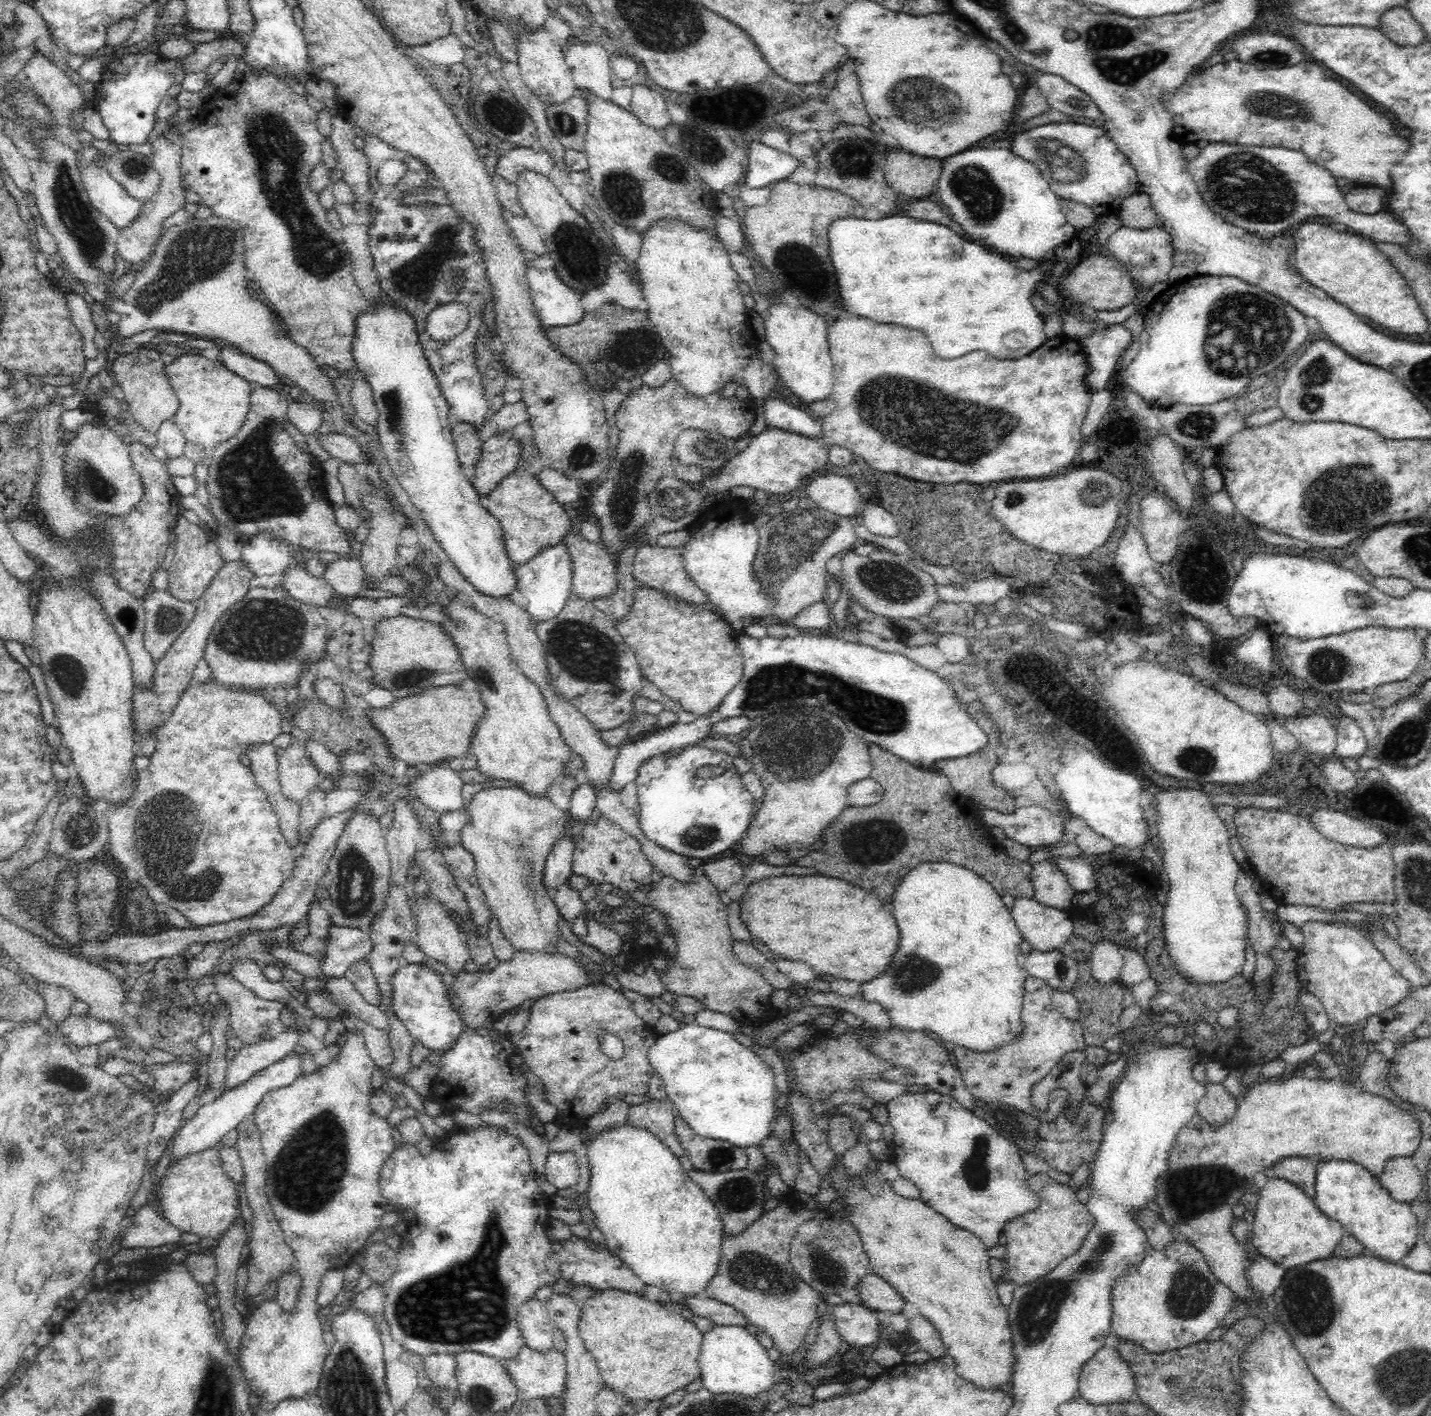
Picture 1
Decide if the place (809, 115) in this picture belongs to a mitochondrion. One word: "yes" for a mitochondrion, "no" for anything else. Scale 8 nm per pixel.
yes

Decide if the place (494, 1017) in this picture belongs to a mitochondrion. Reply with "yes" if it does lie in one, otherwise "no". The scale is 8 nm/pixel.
no

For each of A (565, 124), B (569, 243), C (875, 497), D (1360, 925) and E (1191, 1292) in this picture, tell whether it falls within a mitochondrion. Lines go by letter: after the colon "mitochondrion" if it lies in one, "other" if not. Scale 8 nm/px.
A: mitochondrion
B: mitochondrion
C: other
D: other
E: mitochondrion

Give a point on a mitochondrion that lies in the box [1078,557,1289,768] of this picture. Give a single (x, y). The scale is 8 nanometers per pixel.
(1204, 583)

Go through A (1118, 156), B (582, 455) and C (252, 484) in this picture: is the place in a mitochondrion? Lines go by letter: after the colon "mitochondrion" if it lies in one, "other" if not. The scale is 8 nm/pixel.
A: other
B: mitochondrion
C: mitochondrion

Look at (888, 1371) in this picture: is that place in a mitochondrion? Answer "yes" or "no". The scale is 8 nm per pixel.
no

